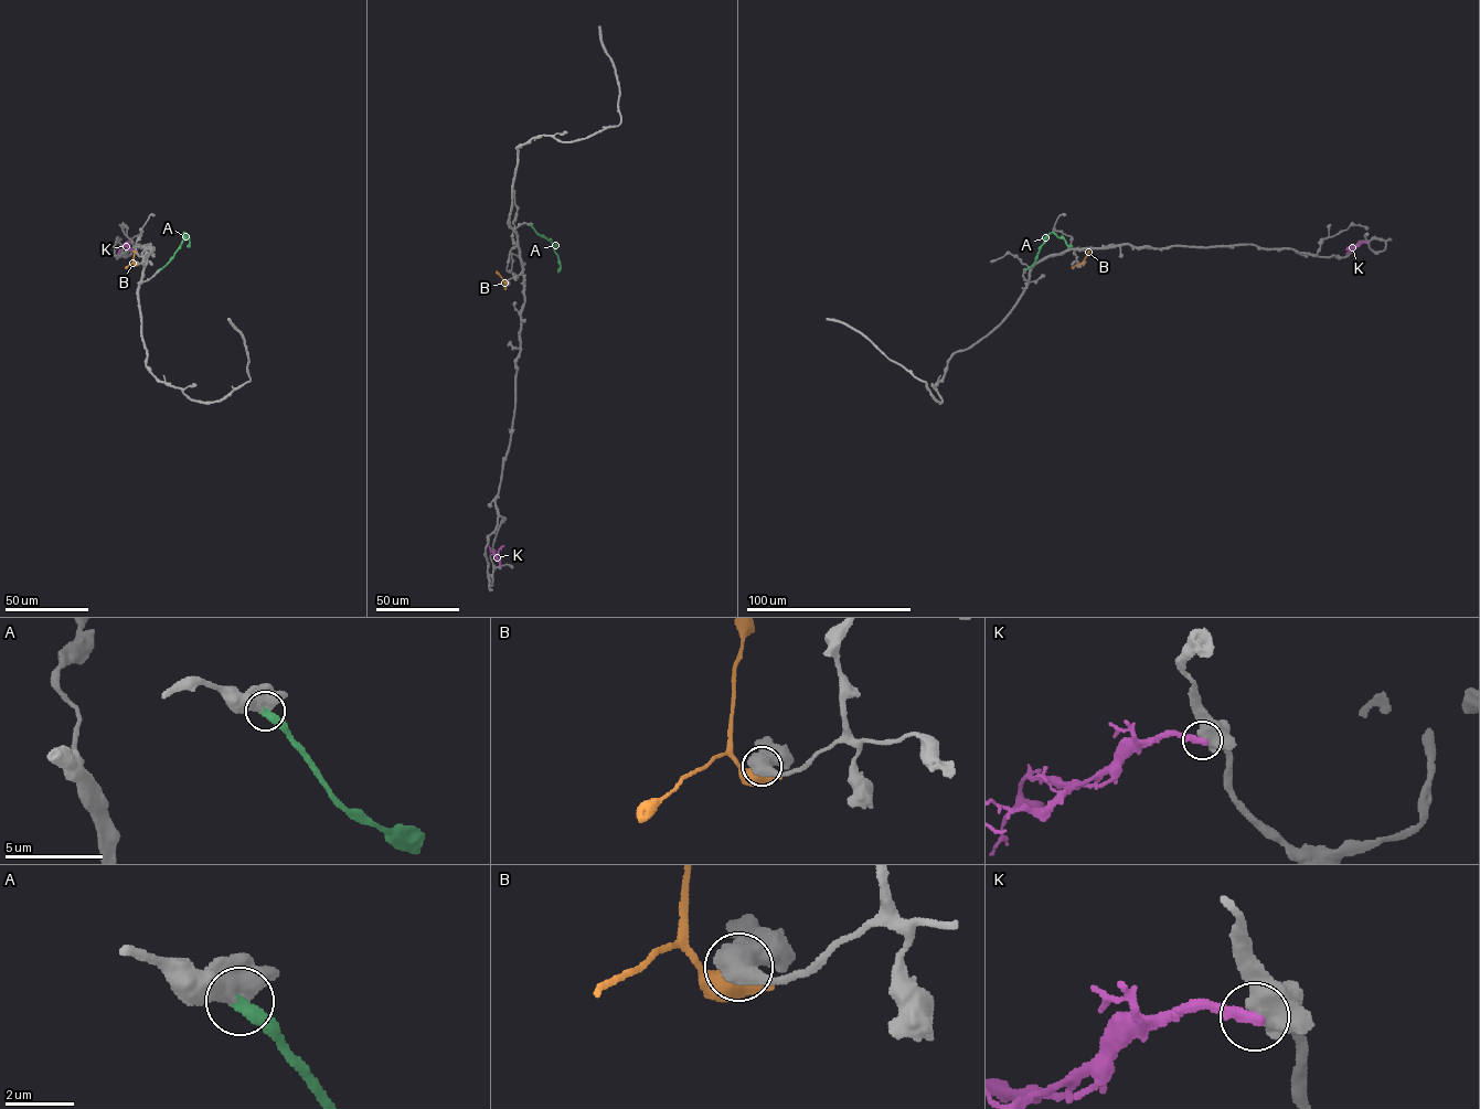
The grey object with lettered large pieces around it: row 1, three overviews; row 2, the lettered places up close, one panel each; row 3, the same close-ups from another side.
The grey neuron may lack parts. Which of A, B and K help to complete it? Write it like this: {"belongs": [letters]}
{"belongs": ["A"]}

